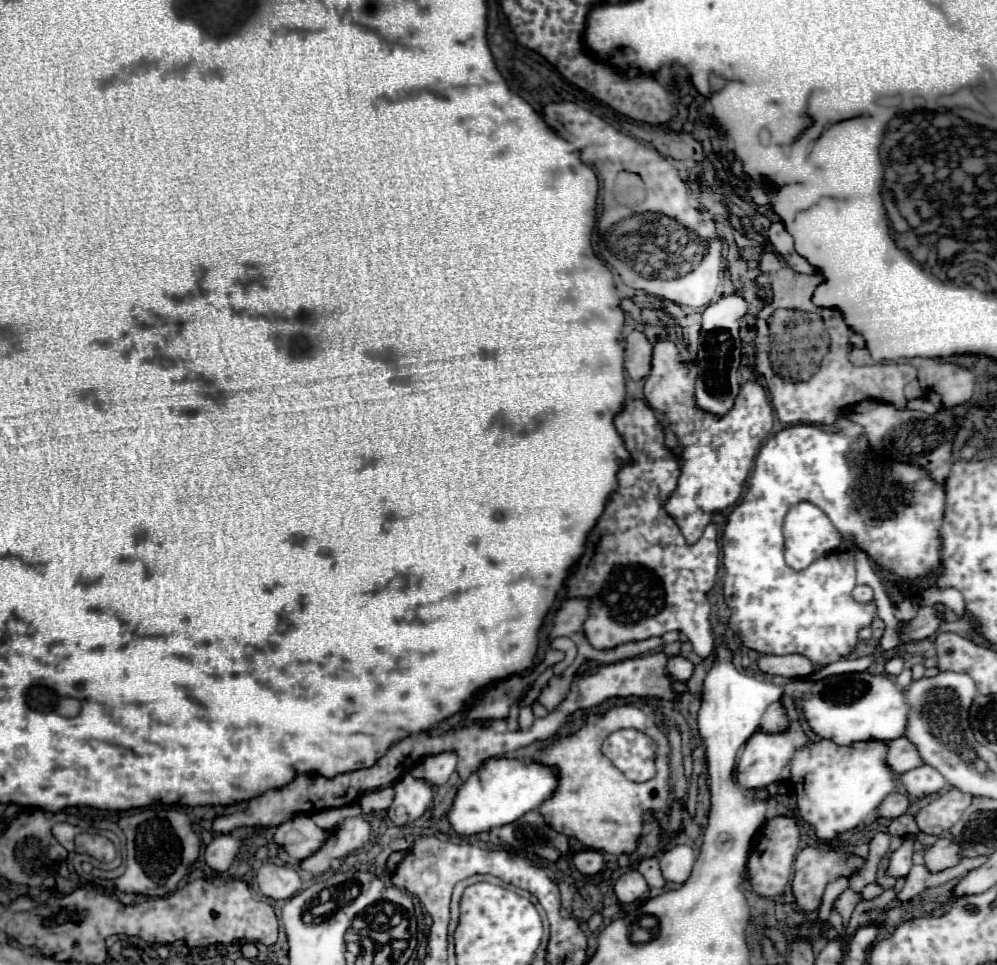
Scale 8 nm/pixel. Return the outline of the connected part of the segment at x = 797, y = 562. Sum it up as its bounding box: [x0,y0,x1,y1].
[783,503,841,569]

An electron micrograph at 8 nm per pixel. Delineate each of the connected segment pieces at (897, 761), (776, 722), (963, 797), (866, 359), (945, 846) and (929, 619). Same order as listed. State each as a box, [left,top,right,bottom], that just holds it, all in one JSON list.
[[887,737,923,773],[759,701,789,733],[917,789,973,835],[851,347,873,365],[925,839,961,873],[899,607,943,641]]

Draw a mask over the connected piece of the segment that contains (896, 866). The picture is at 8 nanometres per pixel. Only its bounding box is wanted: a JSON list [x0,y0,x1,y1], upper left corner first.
[887,837,913,877]

